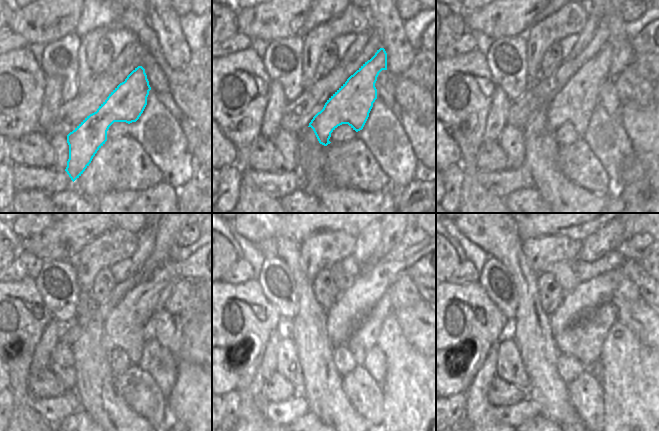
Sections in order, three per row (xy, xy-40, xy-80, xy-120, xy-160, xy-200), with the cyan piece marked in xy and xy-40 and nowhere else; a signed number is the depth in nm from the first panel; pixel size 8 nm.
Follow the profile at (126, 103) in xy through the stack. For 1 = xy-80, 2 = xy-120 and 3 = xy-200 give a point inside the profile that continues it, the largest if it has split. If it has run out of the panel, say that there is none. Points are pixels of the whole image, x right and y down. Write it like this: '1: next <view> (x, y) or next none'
1: next xy-80 (574, 104)
2: next xy-120 (123, 328)
3: next xy-200 (588, 294)

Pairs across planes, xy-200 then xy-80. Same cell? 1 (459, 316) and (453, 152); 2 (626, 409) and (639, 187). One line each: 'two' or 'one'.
1: two
2: two

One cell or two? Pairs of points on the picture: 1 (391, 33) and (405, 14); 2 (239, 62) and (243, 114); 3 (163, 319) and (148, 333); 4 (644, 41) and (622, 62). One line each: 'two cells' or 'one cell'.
1: two cells
2: one cell
3: two cells
4: two cells

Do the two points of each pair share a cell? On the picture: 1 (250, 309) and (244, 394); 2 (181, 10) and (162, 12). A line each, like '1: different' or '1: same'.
1: same
2: different

